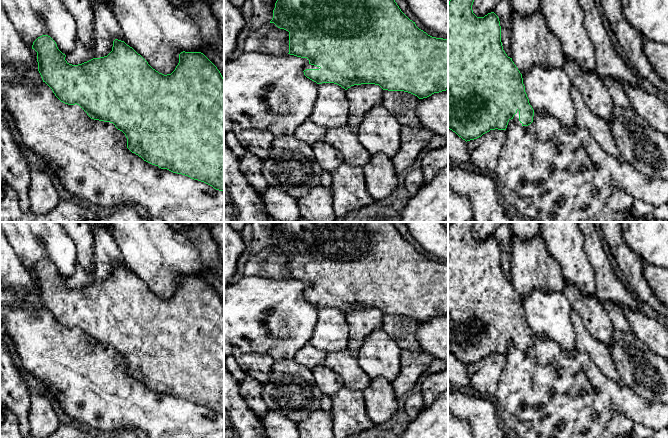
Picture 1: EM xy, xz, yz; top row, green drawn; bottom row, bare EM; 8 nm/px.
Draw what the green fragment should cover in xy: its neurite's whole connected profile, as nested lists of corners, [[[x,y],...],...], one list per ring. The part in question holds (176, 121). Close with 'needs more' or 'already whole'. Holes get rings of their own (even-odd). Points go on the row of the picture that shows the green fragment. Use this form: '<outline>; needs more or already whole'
[[[48,35],[38,37],[33,42],[32,49],[37,52],[38,71],[43,82],[52,89],[61,102],[68,105],[79,105],[91,119],[113,123],[118,130],[125,134],[127,148],[144,161],[161,169],[167,169],[173,173],[204,182],[214,189],[224,192],[224,78],[217,67],[203,53],[181,52],[179,54],[179,63],[175,70],[171,74],[164,75],[153,69],[132,47],[118,39],[113,41],[112,51],[107,56],[93,58],[78,65],[69,64],[65,60],[66,55],[58,49],[56,42]]]; already whole

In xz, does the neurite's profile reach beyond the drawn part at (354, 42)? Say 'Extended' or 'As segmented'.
Extended

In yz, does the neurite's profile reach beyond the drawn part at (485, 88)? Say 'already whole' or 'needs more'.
needs more

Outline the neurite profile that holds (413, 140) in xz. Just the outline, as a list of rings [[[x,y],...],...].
[[[402,126],[399,149],[391,158],[396,174],[413,165],[418,155],[428,146],[433,136],[433,131],[423,127]]]

